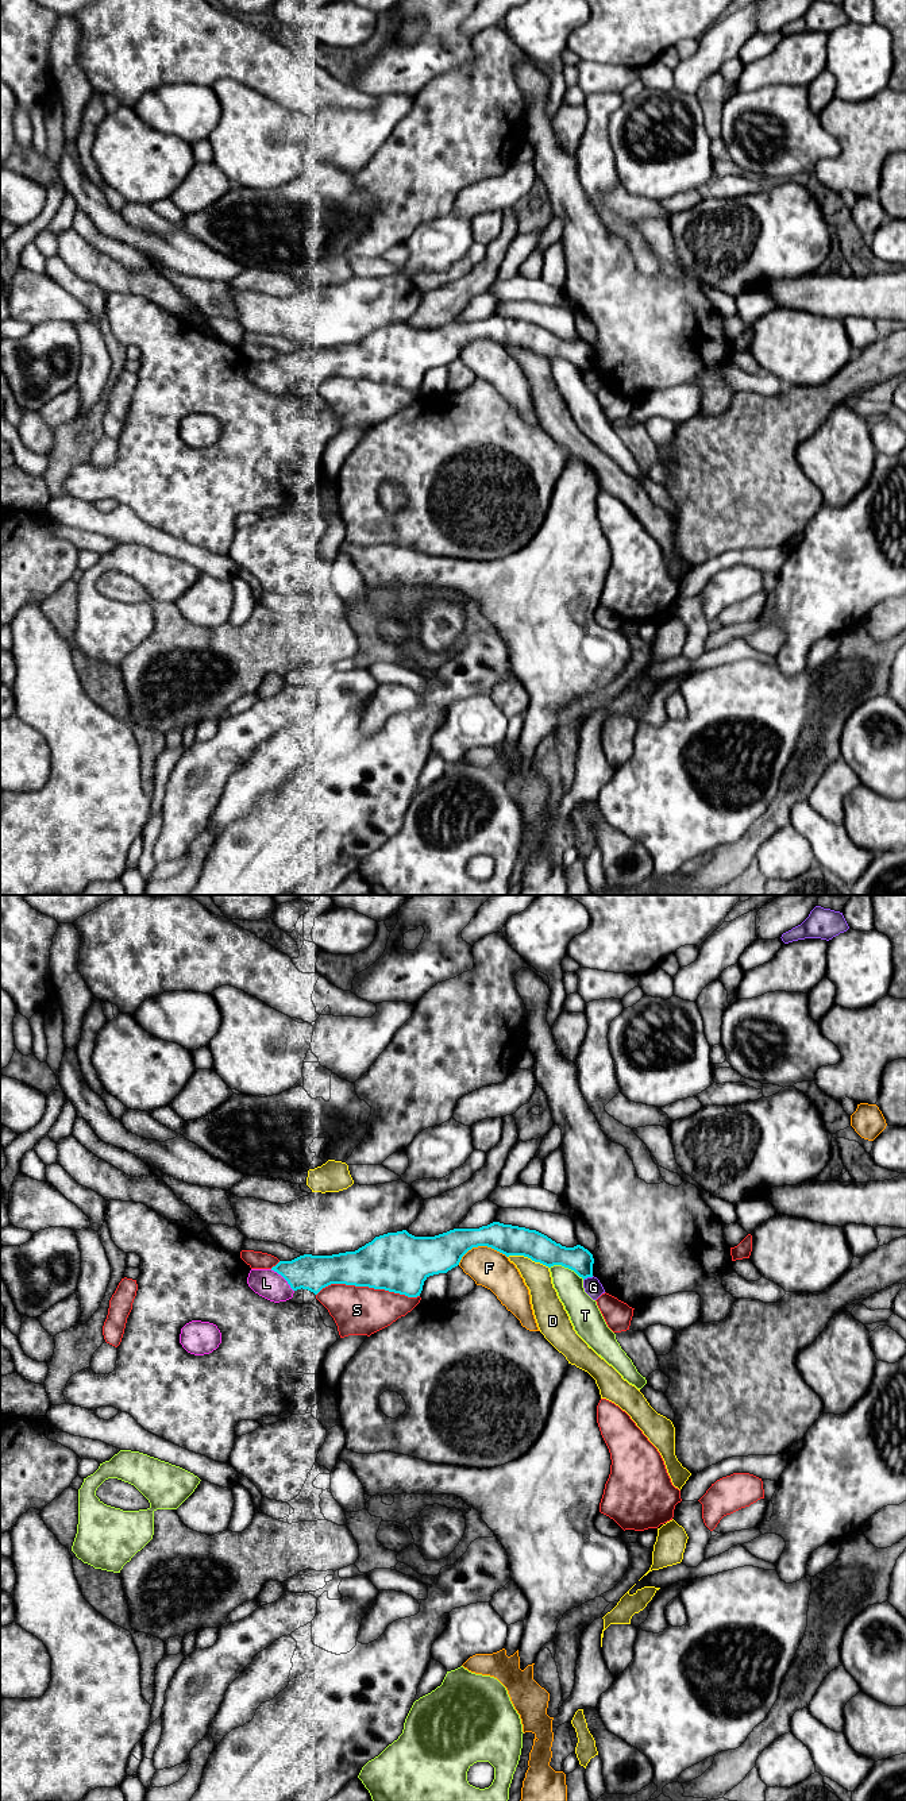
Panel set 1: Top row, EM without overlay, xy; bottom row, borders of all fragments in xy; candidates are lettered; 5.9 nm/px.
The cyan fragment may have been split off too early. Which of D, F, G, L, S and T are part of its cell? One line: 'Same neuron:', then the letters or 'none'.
Same neuron: L

